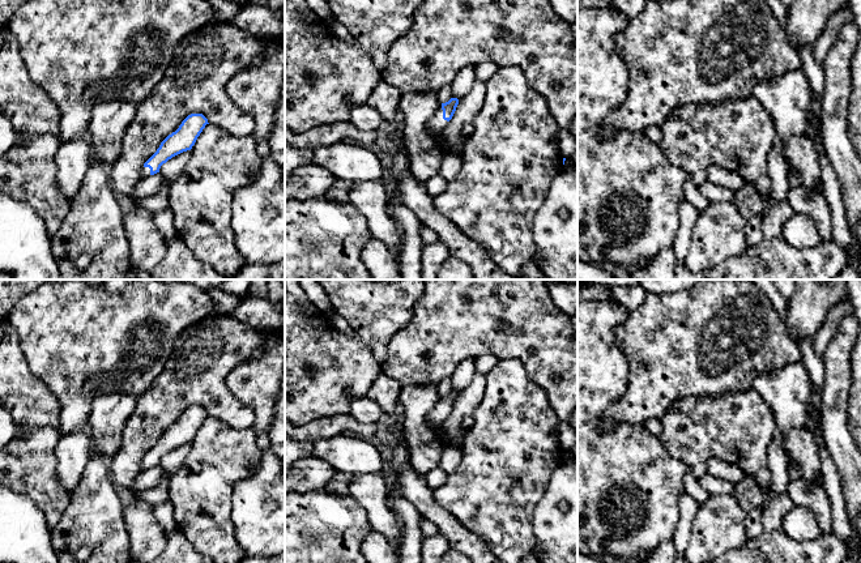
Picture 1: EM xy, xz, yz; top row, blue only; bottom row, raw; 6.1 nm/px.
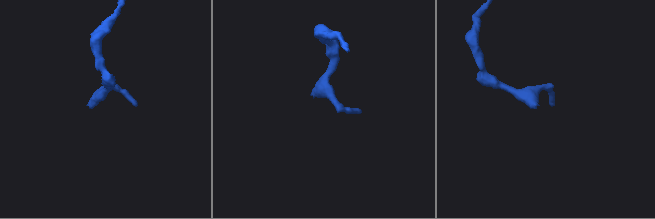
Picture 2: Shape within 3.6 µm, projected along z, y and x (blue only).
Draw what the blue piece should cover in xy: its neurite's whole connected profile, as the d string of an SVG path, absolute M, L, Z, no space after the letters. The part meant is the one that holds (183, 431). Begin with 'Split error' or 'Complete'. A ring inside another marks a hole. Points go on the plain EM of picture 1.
Split error. M203 406L188 408L179 421L169 427L161 435L157 444L144 456L140 464L140 472L142 473L159 465L161 458L169 452L191 443L206 417L209 417L208 411Z

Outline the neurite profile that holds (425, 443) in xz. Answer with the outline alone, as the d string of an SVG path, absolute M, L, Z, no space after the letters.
M438 384L404 385L400 392L400 406L402 415L402 431L405 443L410 452L410 465L422 475L439 466L443 449L449 444L442 427L432 428L427 423L429 414L435 409L442 396Z

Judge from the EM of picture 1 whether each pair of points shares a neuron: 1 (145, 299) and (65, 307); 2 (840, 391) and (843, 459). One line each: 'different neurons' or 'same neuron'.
1: same neuron
2: same neuron

